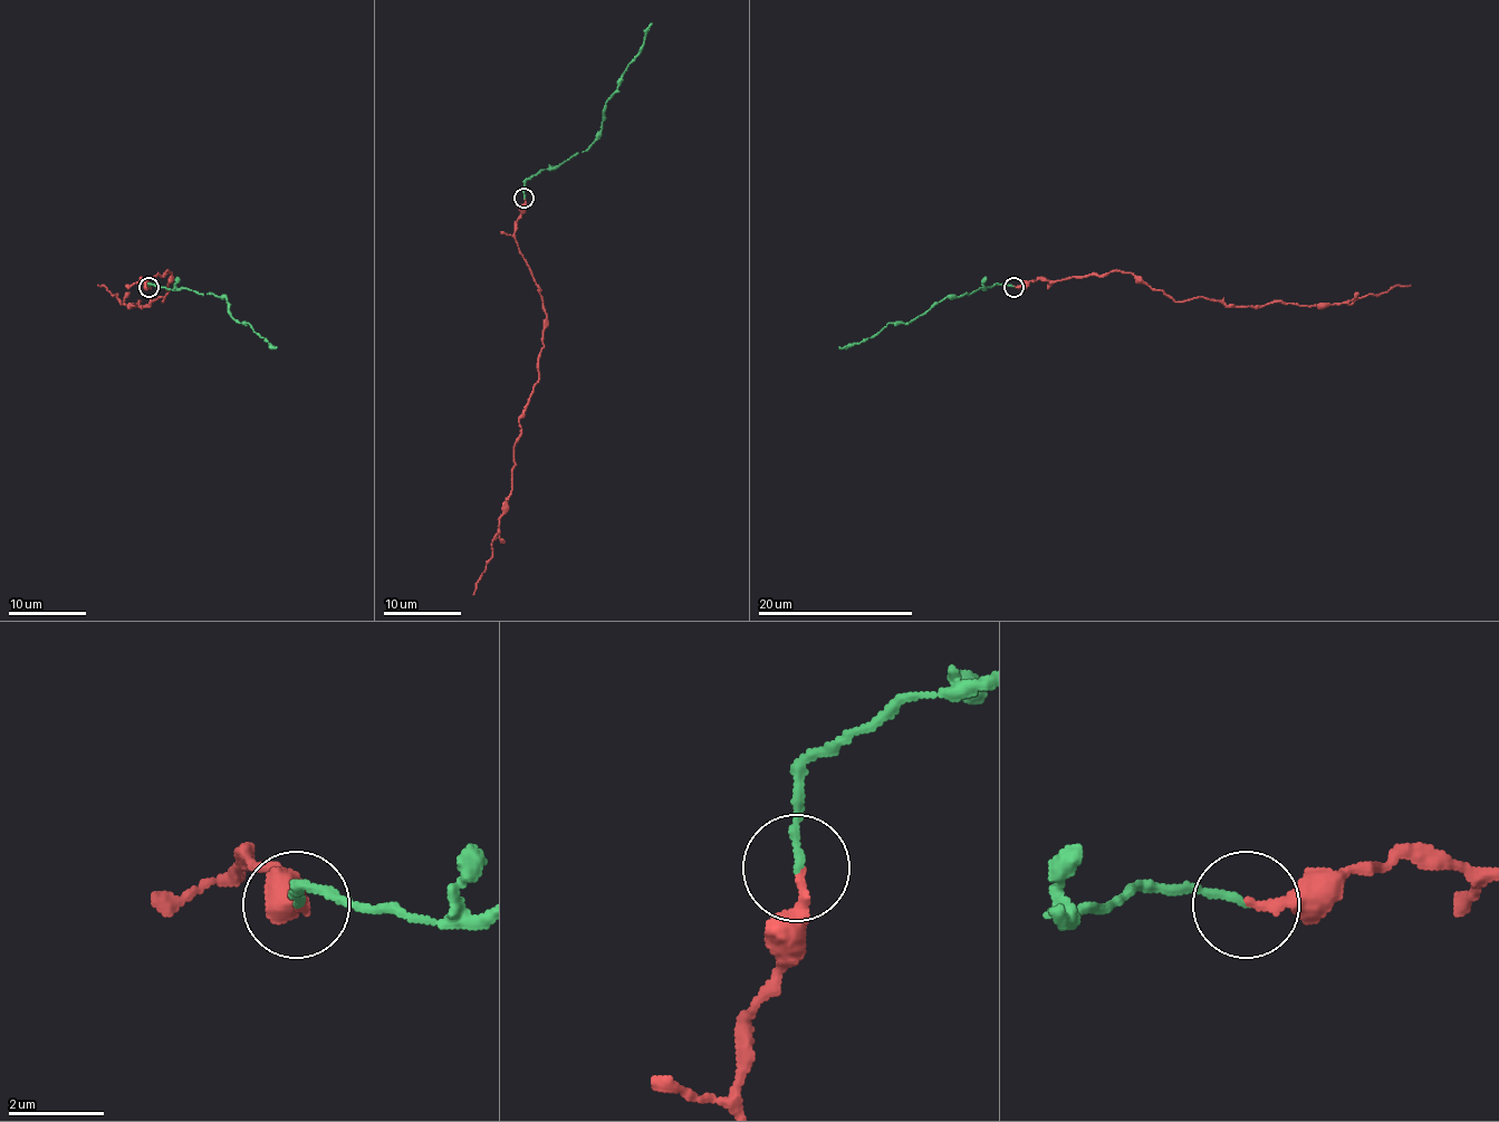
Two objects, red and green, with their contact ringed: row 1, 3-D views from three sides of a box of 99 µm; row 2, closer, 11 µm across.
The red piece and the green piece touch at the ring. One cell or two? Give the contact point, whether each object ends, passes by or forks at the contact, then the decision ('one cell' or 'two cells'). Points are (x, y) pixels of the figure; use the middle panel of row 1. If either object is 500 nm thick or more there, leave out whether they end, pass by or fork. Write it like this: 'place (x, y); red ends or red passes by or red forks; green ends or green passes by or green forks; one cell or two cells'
place (524, 198); red ends; green ends; one cell

